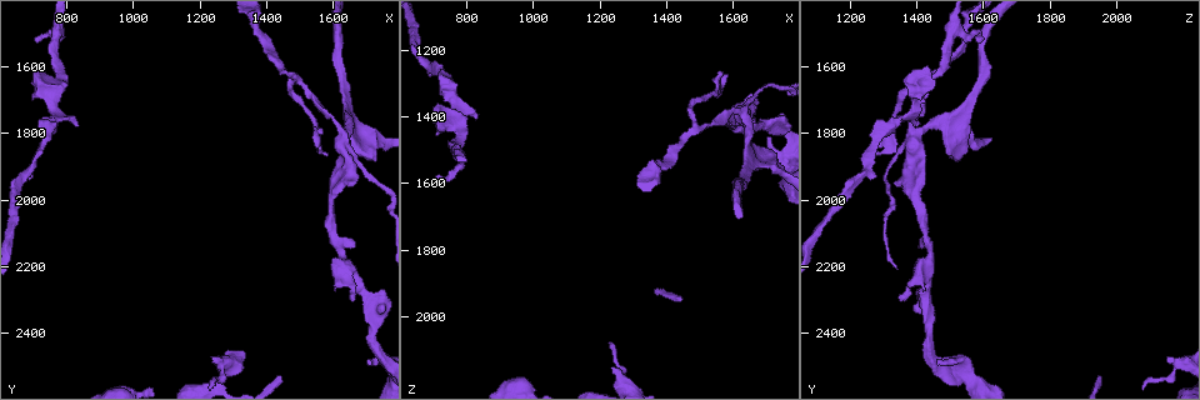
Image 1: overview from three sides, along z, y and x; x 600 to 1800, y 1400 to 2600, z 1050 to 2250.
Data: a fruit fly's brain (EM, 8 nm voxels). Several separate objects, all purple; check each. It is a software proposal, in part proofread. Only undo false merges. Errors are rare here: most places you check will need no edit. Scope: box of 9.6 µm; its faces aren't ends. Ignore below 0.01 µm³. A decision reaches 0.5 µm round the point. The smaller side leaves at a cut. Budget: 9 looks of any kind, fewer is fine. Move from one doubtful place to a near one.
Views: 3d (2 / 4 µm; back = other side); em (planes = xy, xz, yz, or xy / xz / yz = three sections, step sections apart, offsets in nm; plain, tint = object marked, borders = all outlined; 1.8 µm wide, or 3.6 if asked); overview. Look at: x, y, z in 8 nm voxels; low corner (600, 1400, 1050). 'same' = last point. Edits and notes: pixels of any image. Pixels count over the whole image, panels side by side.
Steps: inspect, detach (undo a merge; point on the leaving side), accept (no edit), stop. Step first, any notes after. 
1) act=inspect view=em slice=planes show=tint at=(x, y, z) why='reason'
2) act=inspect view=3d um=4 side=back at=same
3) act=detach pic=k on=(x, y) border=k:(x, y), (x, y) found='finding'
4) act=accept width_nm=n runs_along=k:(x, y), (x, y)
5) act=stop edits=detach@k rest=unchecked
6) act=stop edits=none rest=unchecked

act=inspect view=3d um=4 at=(1630, 1800, 1390) why='sudden change in width'

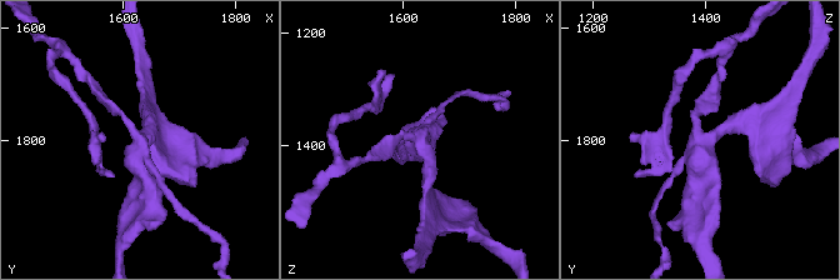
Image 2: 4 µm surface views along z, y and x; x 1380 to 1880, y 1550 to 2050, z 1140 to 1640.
act=inspect view=em slice=xz step=16 show=tint at=(1625, 1805, 1390) arms=4 why='need the tissue'

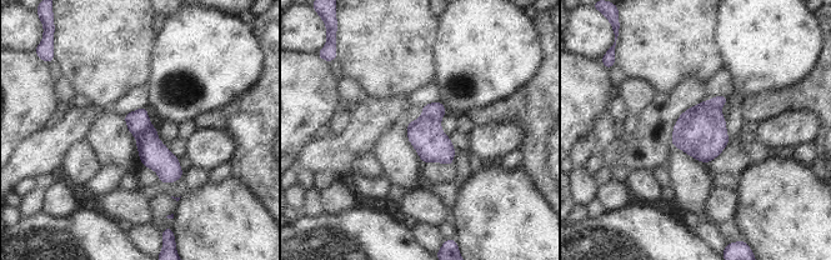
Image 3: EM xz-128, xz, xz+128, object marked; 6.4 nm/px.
act=inspect view=em slice=planes show=borders at=same

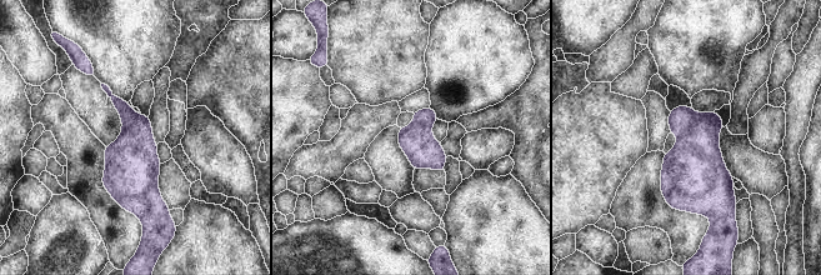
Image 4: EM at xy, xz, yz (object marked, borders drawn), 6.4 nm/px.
act=accept found='all the same neuron'

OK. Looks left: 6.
act=inspect view=em slice=xy step=4 show=tint at=(1500, 1640, 1440) why='branch point'

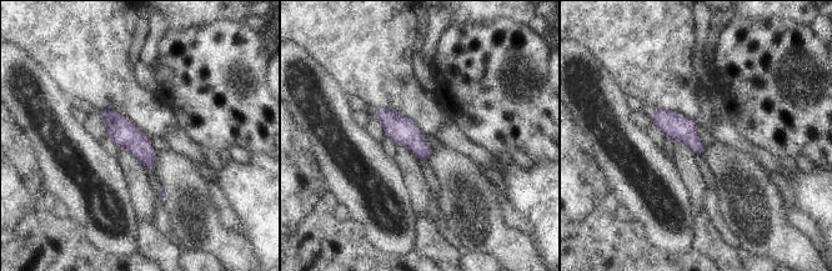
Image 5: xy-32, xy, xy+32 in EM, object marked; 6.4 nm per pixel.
act=inspect view=em slice=planes show=tint at=same why='another direction'

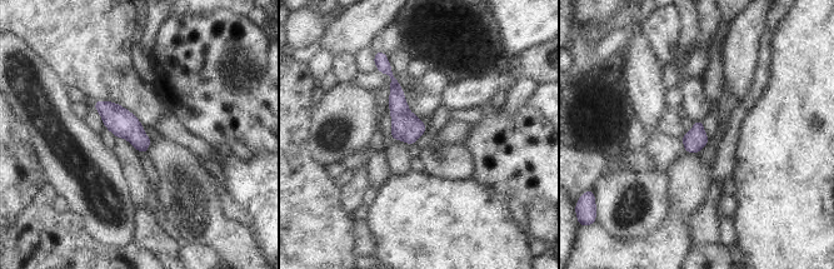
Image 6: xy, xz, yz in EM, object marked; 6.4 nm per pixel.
act=accept runs_along=6:(380, 68), (394, 79), (411, 140) found='all the same neuron'

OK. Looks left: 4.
act=inspect view=3d um=2 at=(1650, 2210, 1420) why='sharp bend'

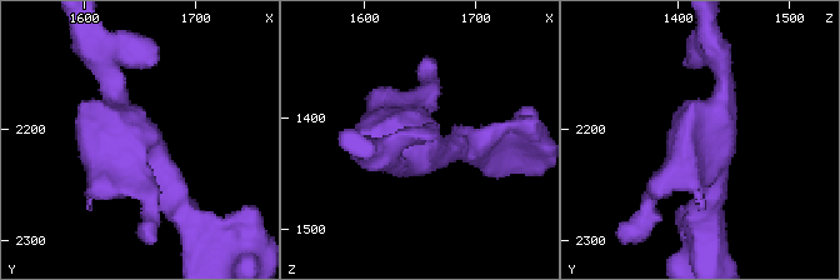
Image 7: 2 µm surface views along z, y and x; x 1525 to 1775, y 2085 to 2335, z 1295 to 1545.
act=inspect view=em slice=planes show=tint at=(1646, 2218, 1424)

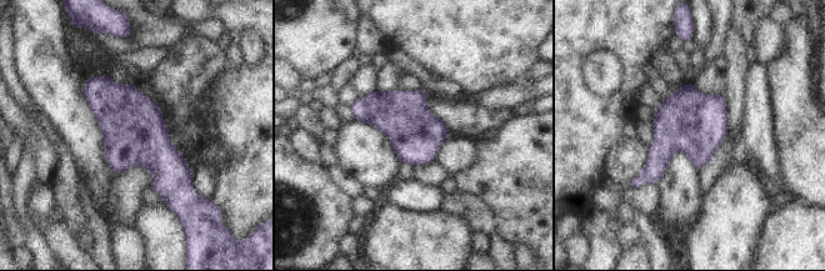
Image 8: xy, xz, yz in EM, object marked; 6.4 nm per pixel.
act=accept found='one neuron here'

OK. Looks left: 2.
act=inspect view=3d um=4 at=(770, 1670, 1410) why='sharp bend'

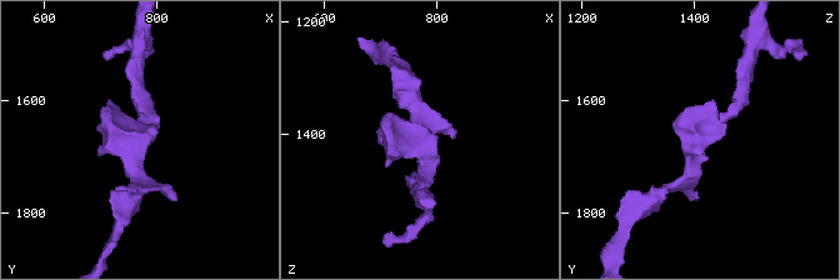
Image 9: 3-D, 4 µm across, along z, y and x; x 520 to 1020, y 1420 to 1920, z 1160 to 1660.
act=inspect view=em slice=planes show=tint at=(770, 1675, 1410) why='shape alone is not enough'

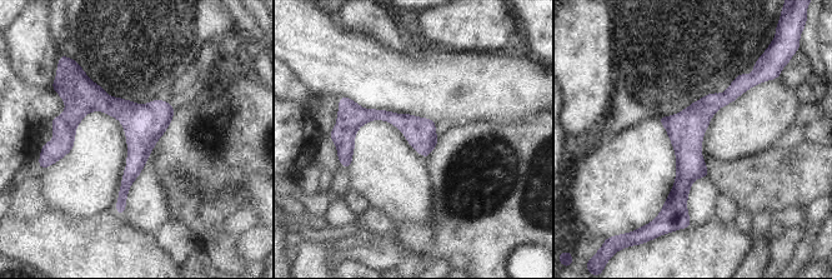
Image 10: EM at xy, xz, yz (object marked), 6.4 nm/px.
act=accept found='continuous, no second neuron'

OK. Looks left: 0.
act=stop edits=none rest=unchecked

